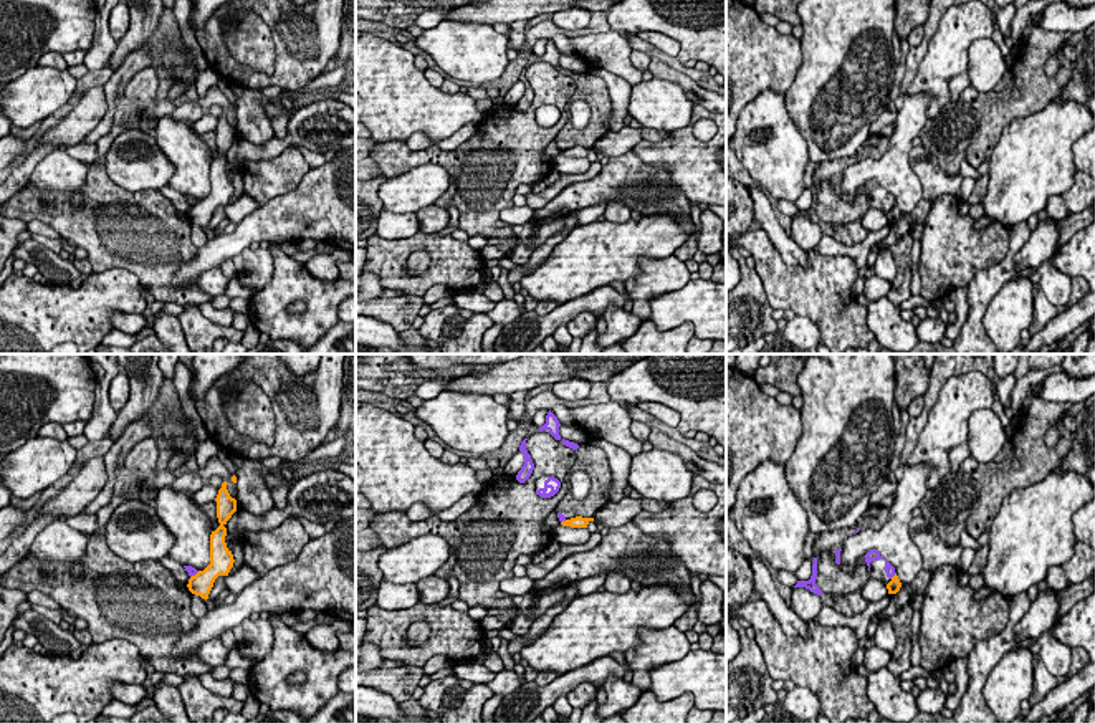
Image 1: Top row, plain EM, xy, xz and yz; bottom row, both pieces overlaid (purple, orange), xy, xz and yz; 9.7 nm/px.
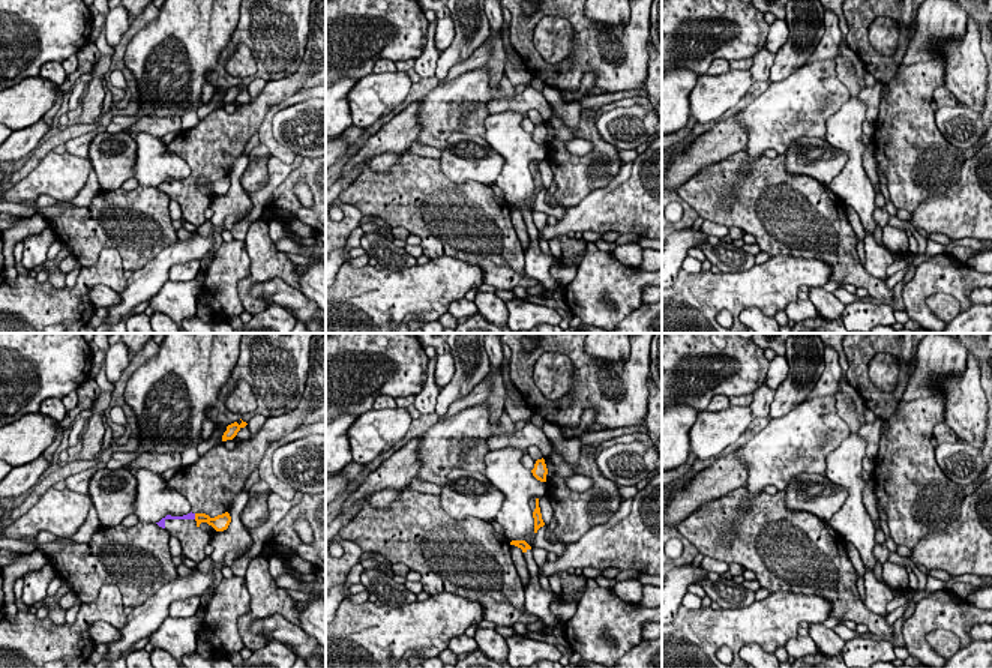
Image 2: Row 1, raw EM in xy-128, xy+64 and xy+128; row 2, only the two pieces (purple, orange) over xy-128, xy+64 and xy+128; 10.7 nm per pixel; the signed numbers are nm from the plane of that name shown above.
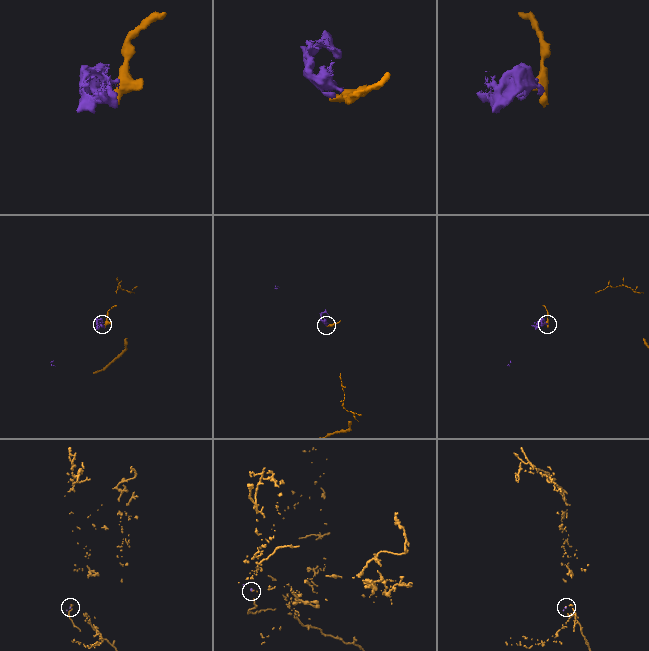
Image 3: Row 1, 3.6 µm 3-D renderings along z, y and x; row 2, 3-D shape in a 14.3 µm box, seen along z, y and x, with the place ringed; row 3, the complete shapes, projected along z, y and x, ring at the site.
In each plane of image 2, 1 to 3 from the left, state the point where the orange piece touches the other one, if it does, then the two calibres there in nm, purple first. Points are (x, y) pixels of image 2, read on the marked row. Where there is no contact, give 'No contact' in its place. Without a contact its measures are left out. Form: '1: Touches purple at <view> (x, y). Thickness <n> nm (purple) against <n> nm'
1: Touches purple at xy-128 (194, 517). Thickness 70 nm (purple) against 140 nm
2: No contact
3: No contact

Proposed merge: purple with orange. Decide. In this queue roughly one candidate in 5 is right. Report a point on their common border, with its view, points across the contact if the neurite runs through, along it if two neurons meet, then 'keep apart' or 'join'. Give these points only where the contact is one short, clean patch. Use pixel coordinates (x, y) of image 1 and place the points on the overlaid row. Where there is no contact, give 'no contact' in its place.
xy (194, 574) | keep apart

